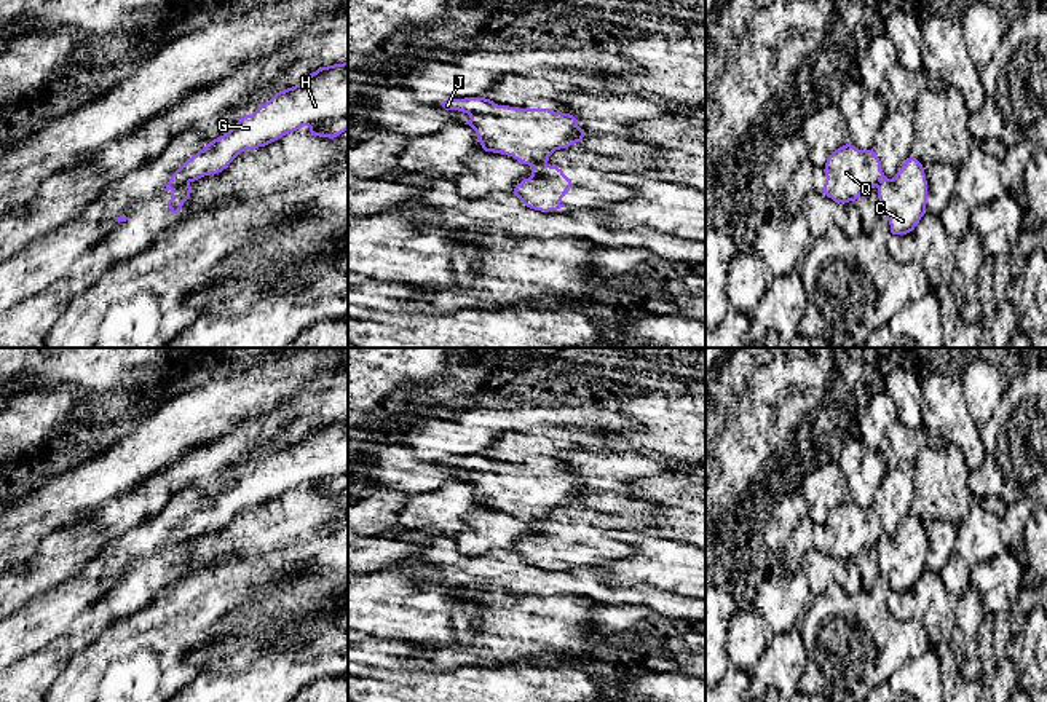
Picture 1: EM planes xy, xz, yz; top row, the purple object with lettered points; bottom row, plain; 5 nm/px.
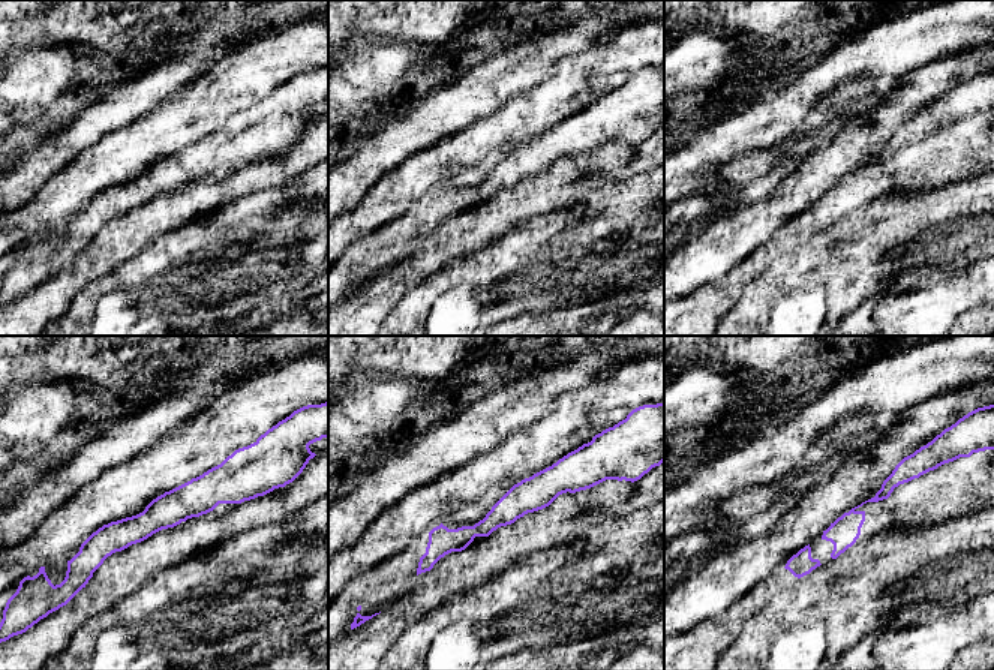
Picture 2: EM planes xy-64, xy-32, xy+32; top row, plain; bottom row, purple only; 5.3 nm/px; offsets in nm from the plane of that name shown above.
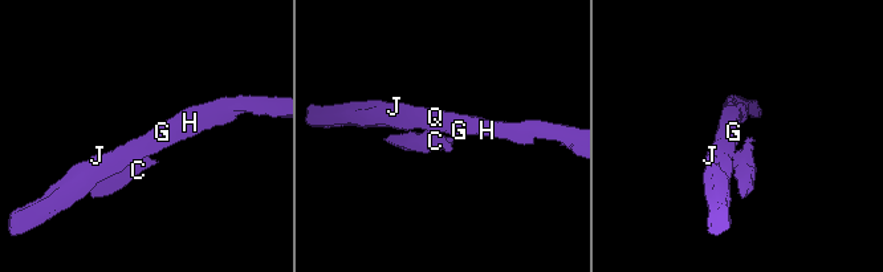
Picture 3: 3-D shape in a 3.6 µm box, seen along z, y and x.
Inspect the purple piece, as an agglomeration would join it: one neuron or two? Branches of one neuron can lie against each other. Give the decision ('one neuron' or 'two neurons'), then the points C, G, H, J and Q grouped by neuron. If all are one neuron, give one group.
two neurons; groups C / G H J Q

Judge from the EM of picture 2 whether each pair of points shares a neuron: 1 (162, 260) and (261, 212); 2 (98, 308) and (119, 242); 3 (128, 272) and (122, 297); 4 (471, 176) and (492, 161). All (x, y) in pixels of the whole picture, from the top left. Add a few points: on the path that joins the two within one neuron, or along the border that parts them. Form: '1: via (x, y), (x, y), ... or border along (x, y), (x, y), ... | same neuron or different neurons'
1: via (186, 260), (213, 255), (237, 234) | same neuron
2: border along (137, 254), (78, 293) | different neurons
3: via (128, 278), (128, 291) | same neuron
4: via (476, 176), (488, 165) | same neuron

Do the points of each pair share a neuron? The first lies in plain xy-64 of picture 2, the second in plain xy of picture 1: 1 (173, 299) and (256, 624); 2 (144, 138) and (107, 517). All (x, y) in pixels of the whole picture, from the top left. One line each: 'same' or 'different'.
1: same
2: same

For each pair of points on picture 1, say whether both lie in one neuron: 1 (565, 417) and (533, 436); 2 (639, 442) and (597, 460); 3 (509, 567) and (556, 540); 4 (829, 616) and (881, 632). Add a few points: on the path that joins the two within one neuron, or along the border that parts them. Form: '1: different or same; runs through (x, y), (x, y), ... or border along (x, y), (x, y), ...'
1: different; border along (546, 426), (517, 431)
2: different; border along (599, 447), (608, 452), (626, 453)
3: different; border along (513, 551), (530, 565), (556, 571)
4: same; runs through (841, 629), (845, 632), (869, 632)

